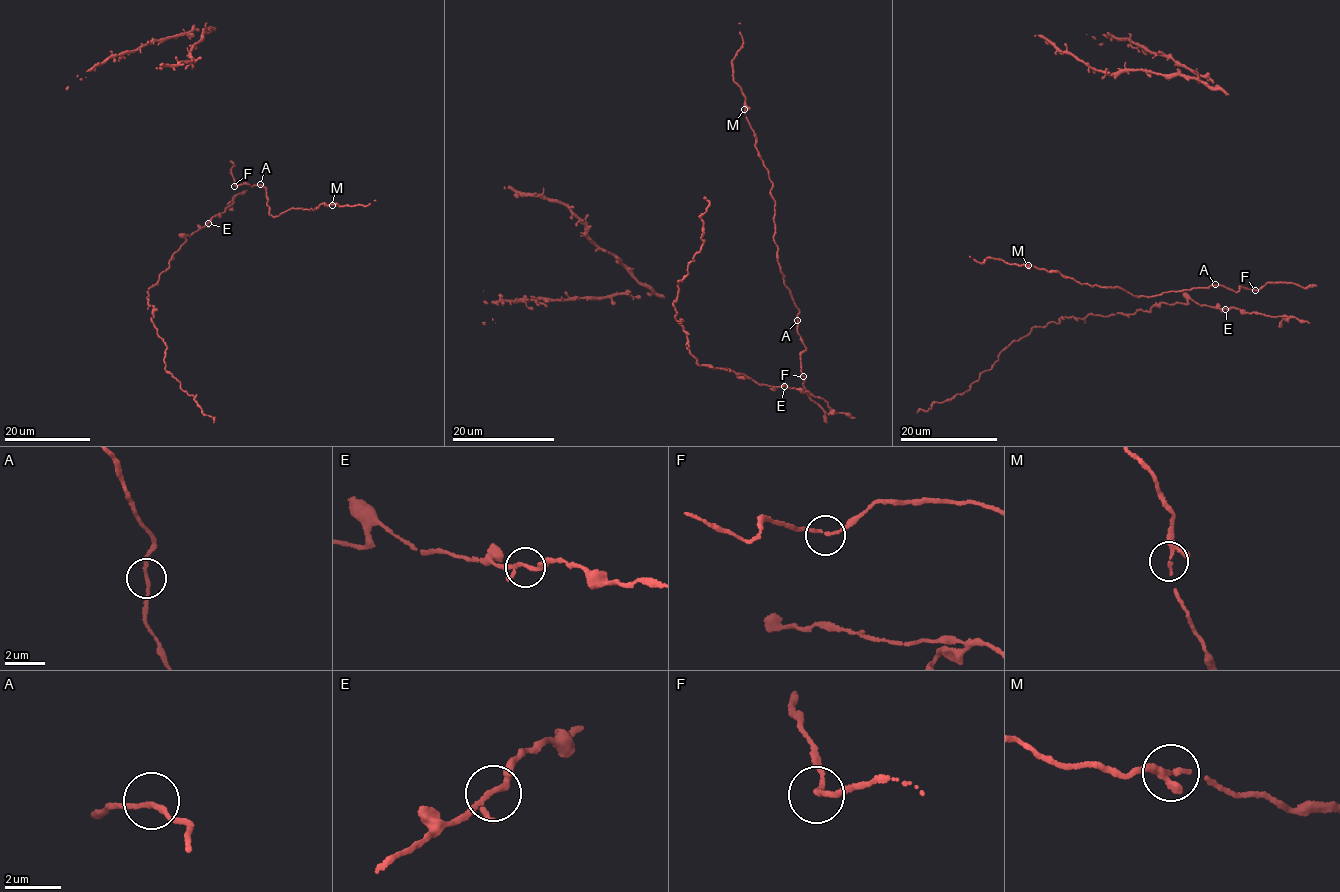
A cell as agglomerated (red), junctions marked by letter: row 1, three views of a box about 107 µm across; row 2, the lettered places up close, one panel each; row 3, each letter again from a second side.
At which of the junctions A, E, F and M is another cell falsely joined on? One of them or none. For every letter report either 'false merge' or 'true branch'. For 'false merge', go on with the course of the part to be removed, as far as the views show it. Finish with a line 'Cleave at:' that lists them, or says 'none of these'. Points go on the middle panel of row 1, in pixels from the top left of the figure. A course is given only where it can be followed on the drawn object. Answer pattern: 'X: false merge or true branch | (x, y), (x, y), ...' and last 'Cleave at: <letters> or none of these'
A: true branch
E: true branch
F: true branch
M: true branch
Cleave at: none of these

